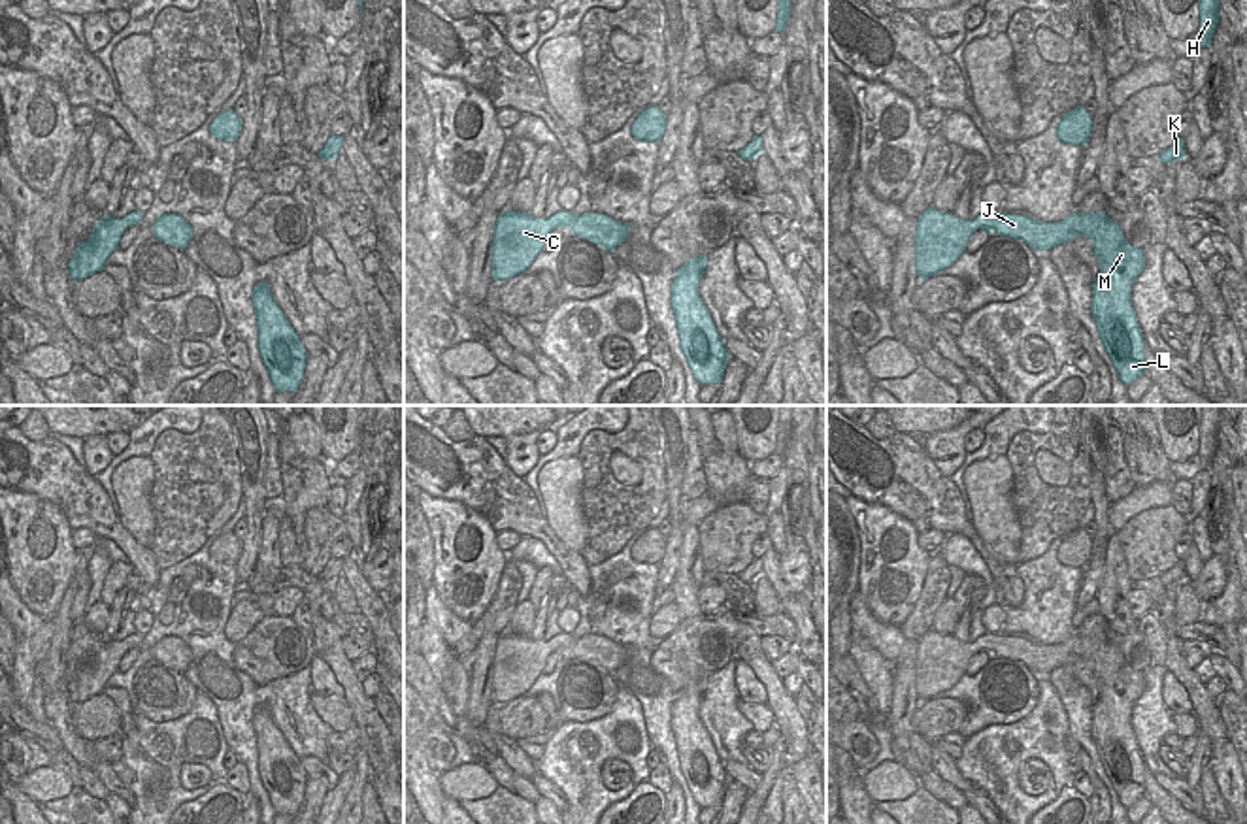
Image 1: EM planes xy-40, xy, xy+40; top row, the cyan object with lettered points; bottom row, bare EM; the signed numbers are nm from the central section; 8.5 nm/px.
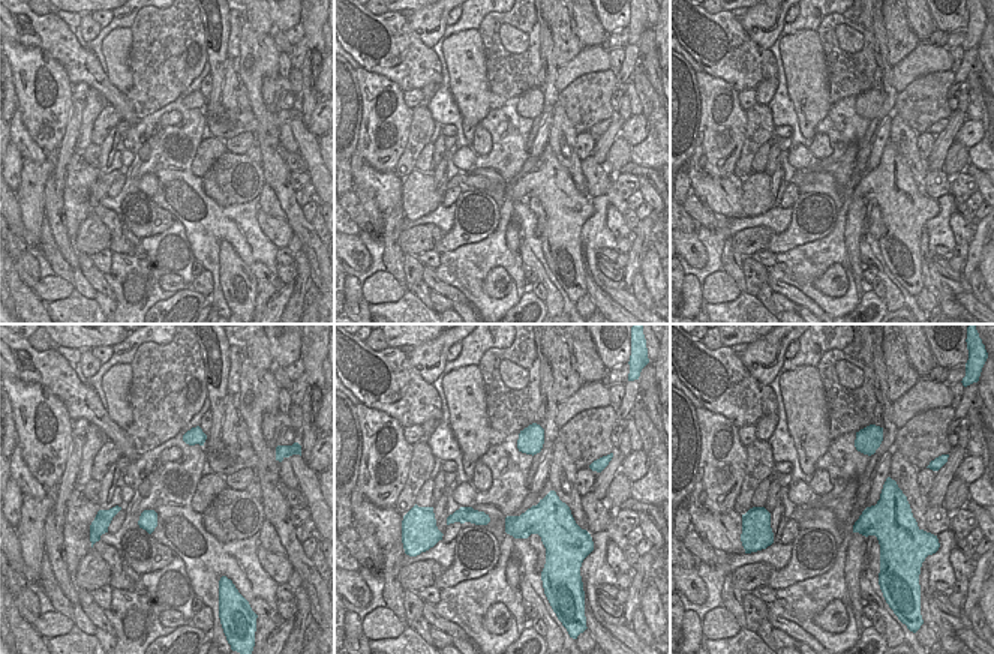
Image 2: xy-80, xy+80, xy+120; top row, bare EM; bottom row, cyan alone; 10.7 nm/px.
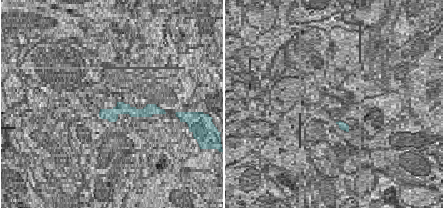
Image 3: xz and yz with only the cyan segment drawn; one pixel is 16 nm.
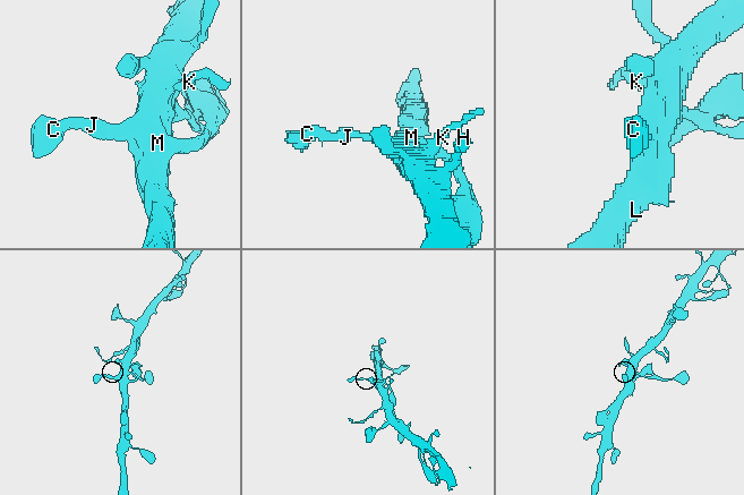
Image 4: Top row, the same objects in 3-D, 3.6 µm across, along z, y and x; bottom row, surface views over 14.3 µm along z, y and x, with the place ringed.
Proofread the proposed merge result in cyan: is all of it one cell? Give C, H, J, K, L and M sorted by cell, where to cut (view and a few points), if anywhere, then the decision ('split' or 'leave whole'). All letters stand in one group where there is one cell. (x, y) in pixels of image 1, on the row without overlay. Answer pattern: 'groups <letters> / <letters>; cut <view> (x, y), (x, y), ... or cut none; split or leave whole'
groups C H J K L M; cut none; leave whole

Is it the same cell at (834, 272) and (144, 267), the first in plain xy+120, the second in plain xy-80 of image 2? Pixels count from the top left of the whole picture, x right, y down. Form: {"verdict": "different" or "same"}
{"verdict": "different"}

